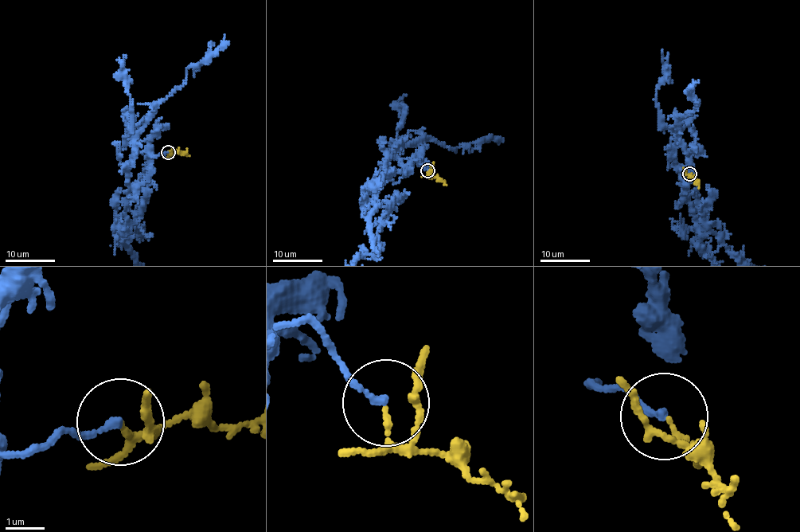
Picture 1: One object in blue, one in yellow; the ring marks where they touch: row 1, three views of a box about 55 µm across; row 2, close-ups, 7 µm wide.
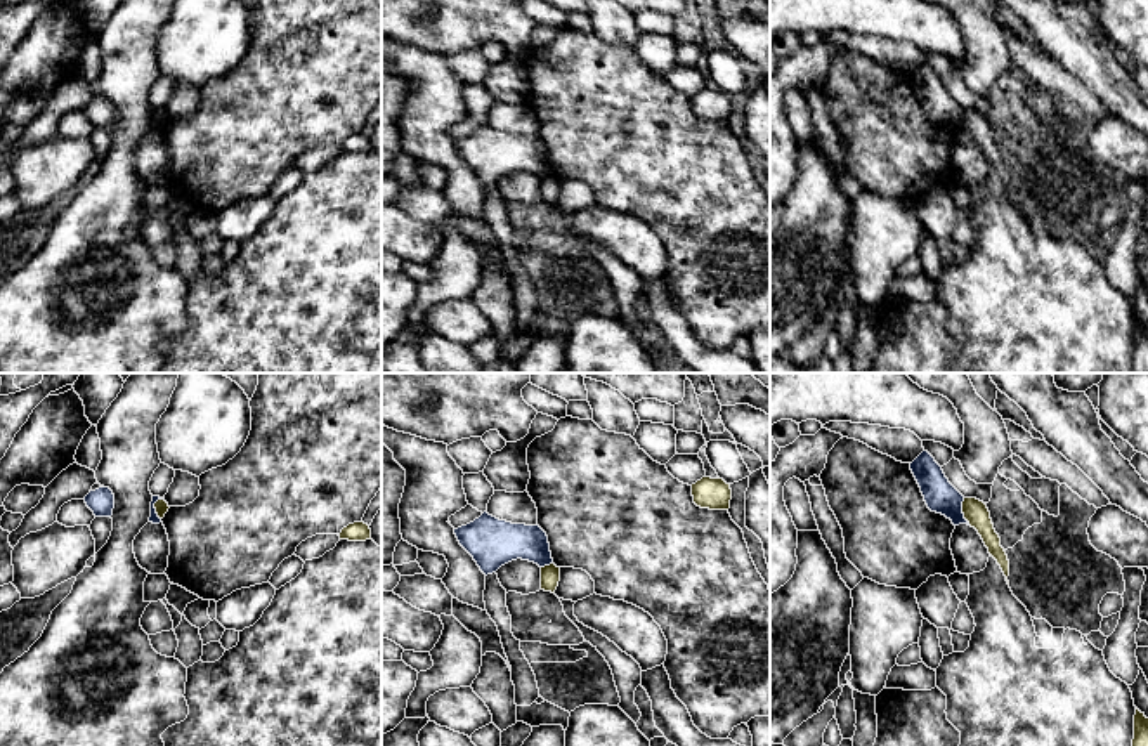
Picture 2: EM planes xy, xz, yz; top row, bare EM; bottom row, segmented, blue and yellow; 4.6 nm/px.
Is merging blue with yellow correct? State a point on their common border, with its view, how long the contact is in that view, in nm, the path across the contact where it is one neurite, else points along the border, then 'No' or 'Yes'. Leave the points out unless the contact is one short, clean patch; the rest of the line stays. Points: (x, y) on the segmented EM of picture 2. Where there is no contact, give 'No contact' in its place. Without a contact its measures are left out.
Touches blue at yz (961, 512). Shared border 130 nm. Boundary: yz (963, 498), (963, 517), (970, 524). No

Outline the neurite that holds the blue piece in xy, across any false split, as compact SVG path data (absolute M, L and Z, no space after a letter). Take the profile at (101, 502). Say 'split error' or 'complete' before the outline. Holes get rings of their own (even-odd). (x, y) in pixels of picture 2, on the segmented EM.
complete | M109 488L90 491L85 498L87 507L95 517L111 517L114 508L114 494Z

